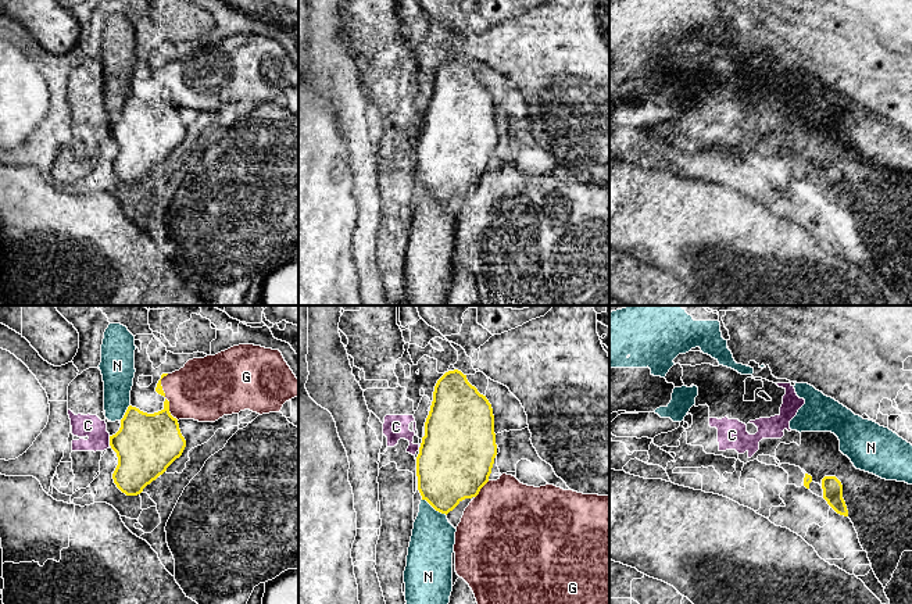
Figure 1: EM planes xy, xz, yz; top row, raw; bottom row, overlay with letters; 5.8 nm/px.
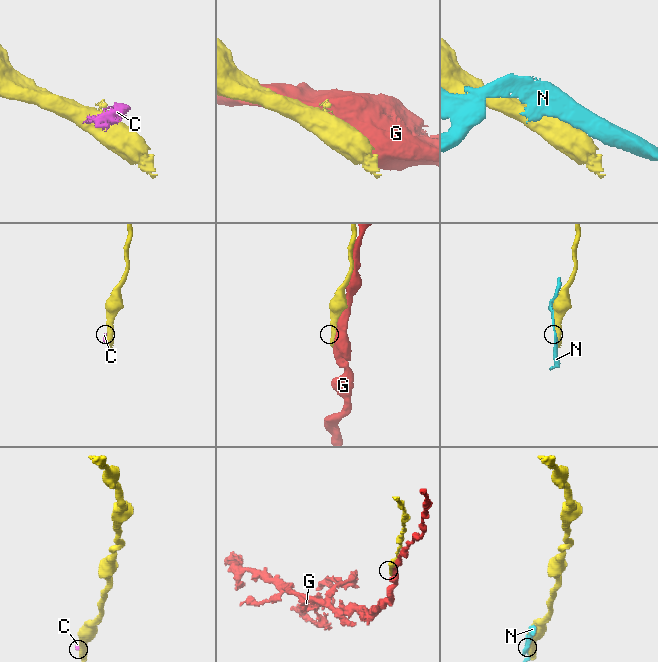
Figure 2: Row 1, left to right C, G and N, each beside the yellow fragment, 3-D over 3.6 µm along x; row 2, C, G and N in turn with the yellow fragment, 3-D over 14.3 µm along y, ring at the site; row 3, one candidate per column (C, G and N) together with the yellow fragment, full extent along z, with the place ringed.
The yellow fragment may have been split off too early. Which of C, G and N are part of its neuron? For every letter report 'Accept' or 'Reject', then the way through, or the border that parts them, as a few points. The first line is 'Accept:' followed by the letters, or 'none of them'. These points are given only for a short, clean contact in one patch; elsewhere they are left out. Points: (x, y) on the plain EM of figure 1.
Accept: none of them
C: Reject. Boundary: xy (108, 125), (110, 133)
G: Reject
N: Reject

